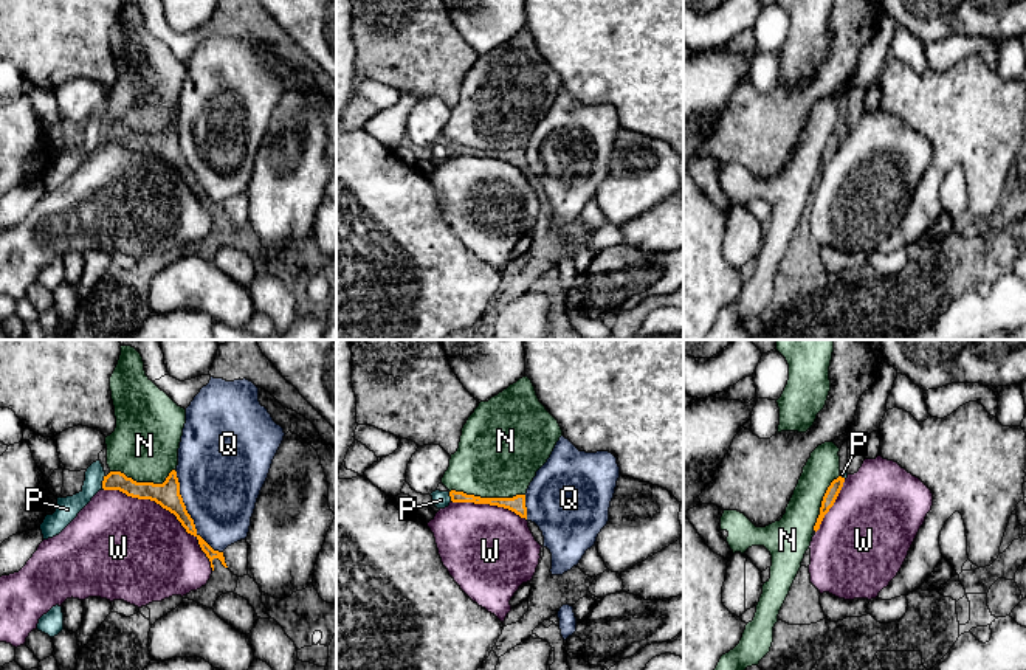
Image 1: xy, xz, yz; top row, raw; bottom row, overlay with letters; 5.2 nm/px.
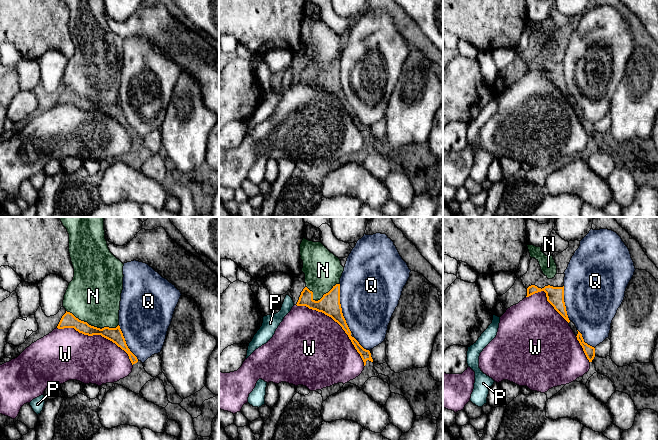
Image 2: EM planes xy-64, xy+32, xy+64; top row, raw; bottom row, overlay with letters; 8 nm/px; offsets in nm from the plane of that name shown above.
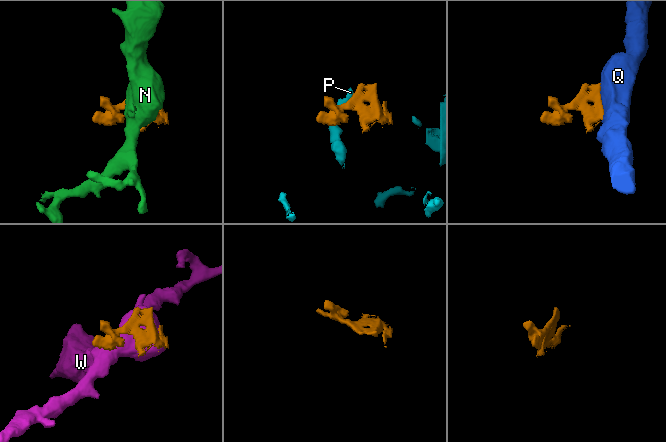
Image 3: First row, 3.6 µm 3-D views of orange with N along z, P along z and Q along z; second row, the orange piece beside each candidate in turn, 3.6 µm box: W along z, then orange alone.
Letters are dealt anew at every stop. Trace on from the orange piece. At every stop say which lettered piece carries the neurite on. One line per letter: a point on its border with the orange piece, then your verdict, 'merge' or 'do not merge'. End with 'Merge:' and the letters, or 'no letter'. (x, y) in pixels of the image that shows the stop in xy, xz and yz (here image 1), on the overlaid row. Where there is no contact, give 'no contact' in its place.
N: xz (487, 498) | do not merge
P: xy (103, 481) | do not merge
Q: xy (189, 515) | do not merge
W: xy (166, 509) | do not merge
Merge: no letter

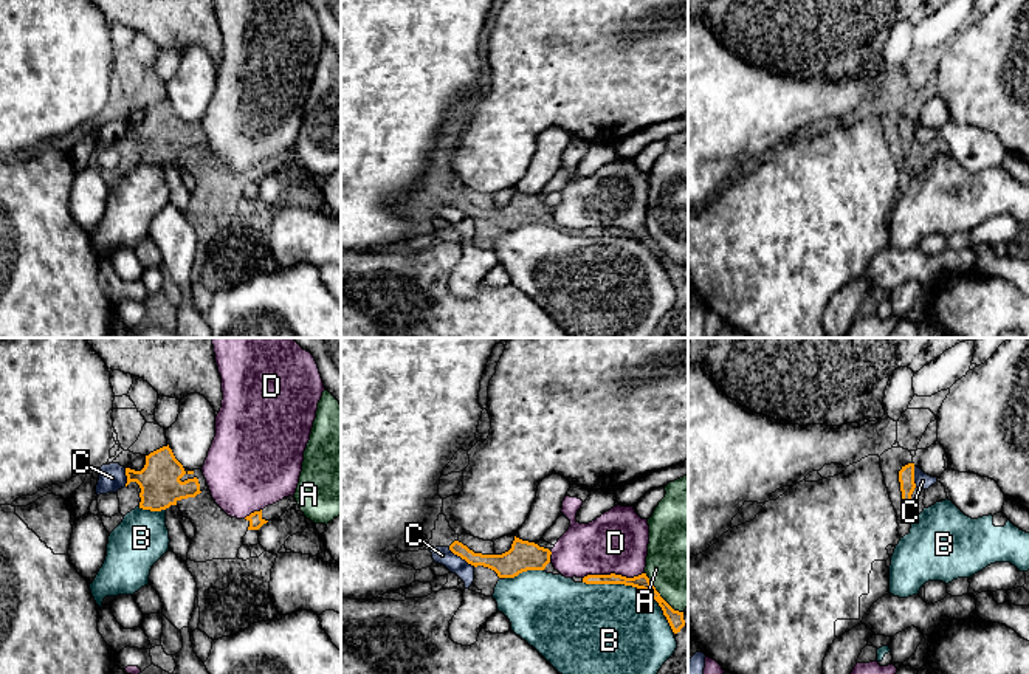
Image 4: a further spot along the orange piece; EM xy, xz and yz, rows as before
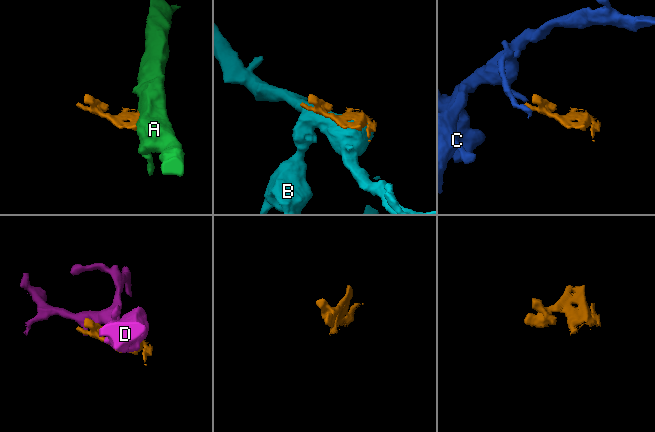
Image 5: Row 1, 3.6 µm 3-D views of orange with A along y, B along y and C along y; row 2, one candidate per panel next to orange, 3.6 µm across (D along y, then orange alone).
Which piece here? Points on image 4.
A: xz (659, 595) | do not merge
B: xz (636, 586) | do not merge
C: xz (462, 558) | do not merge
D: xz (612, 574) | do not merge
Merge: no letter

